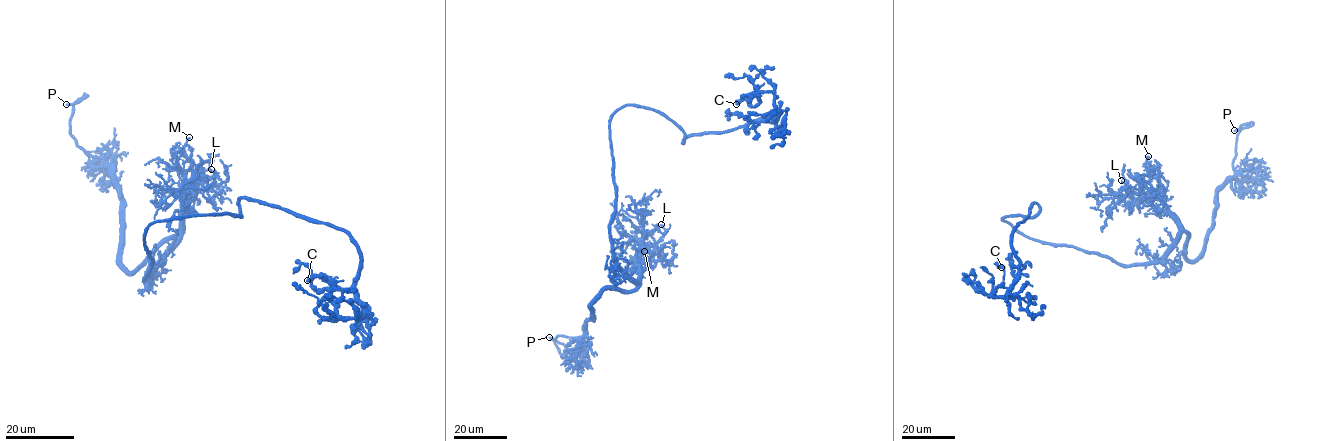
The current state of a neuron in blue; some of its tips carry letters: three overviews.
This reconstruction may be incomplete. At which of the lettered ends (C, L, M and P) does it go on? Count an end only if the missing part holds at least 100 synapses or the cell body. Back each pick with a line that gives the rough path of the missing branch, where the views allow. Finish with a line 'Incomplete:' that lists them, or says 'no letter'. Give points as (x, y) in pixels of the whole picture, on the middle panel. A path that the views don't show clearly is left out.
P: course (549, 337), (544, 334), (558, 332), (568, 318), (571, 300), (581, 290)
Incomplete: P

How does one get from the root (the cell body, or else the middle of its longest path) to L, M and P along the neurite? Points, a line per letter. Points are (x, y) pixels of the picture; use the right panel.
L: (1056, 246), (1074, 246), (1125, 265), (1155, 262), (1178, 234), (1175, 217), (1151, 190), (1133, 188), (1121, 180)
M: (1056, 246), (1074, 246), (1125, 265), (1155, 262), (1176, 238), (1178, 226), (1159, 179), (1146, 166), (1148, 156)
P: (1056, 246), (1149, 264), (1185, 232), (1194, 260), (1215, 194), (1234, 175), (1237, 135), (1252, 123), (1234, 130)

